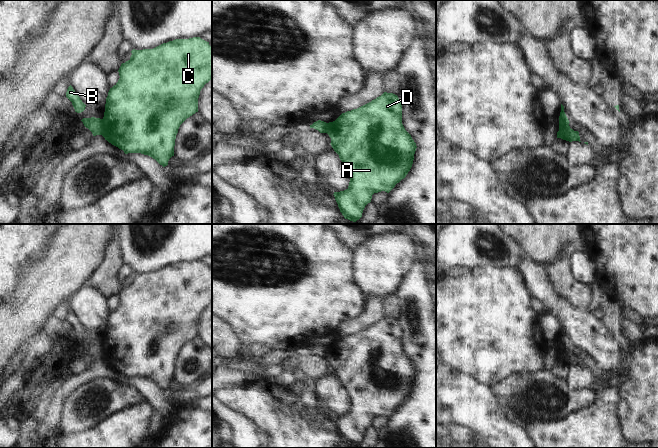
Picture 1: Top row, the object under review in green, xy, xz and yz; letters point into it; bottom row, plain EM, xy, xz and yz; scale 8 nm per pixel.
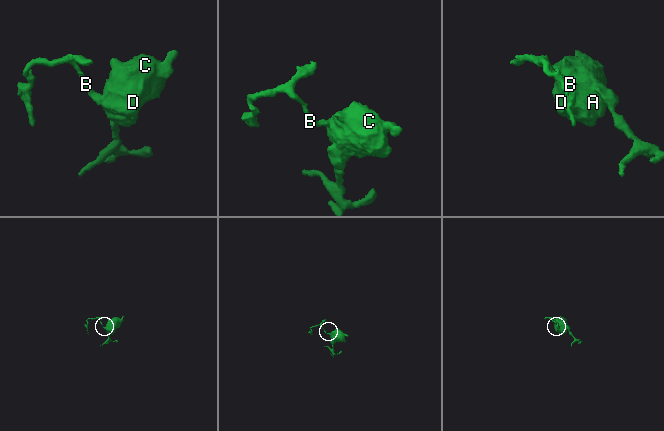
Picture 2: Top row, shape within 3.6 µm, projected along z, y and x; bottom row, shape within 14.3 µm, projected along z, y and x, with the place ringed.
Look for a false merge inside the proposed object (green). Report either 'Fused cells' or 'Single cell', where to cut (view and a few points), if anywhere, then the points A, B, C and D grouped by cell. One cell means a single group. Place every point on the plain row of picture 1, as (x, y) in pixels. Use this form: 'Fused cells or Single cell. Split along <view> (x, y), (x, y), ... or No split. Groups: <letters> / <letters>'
Fused cells. Split along xy (103, 343), (103, 355), (101, 358). Groups: A C D / B.

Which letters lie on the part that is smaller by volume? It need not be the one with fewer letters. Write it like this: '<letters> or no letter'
B

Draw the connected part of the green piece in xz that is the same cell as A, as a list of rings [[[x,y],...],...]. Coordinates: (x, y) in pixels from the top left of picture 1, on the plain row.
[[[387,316],[357,333],[342,337],[335,345],[328,347],[326,357],[331,362],[332,372],[339,379],[350,400],[348,412],[334,416],[333,419],[344,442],[356,446],[362,441],[363,434],[371,426],[374,417],[389,417],[406,401],[413,388],[416,367],[402,348],[402,329],[398,320]]]

